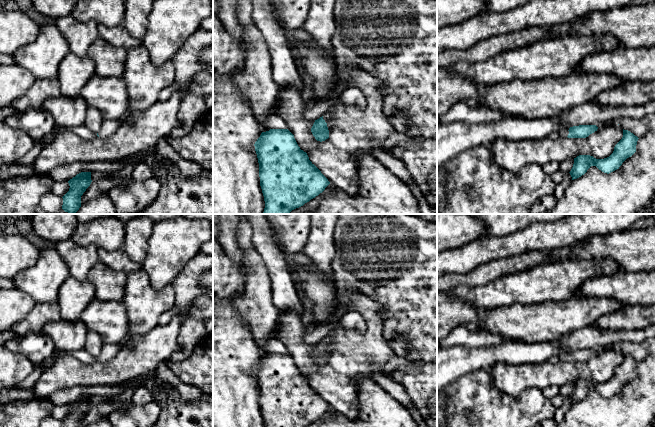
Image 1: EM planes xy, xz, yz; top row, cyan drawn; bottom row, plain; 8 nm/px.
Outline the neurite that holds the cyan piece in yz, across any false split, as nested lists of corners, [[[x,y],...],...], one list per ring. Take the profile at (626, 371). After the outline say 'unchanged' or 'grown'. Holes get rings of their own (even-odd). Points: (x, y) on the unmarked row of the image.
[[[623,353],[622,363],[615,369],[613,377],[604,383],[596,383],[590,379],[579,379],[574,382],[574,388],[569,396],[572,404],[584,399],[591,390],[596,390],[604,397],[611,397],[636,376],[638,361]]]; unchanged

